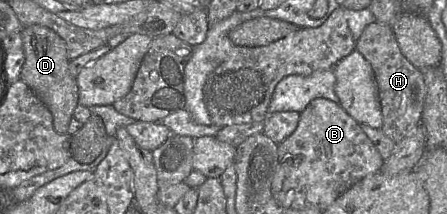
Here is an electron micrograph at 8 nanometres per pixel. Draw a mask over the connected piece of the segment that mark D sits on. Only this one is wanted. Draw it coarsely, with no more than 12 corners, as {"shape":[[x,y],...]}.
{"shape":[[41,25],[21,29],[20,79],[67,134],[78,104],[64,40]]}

